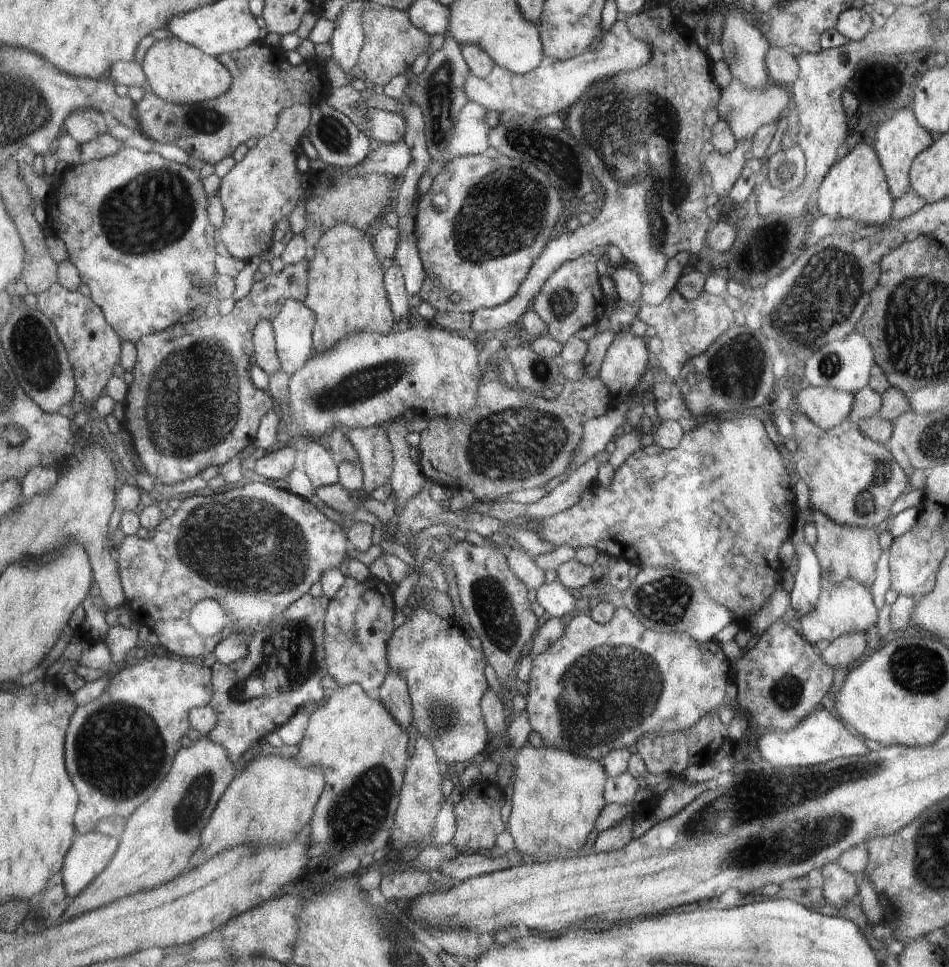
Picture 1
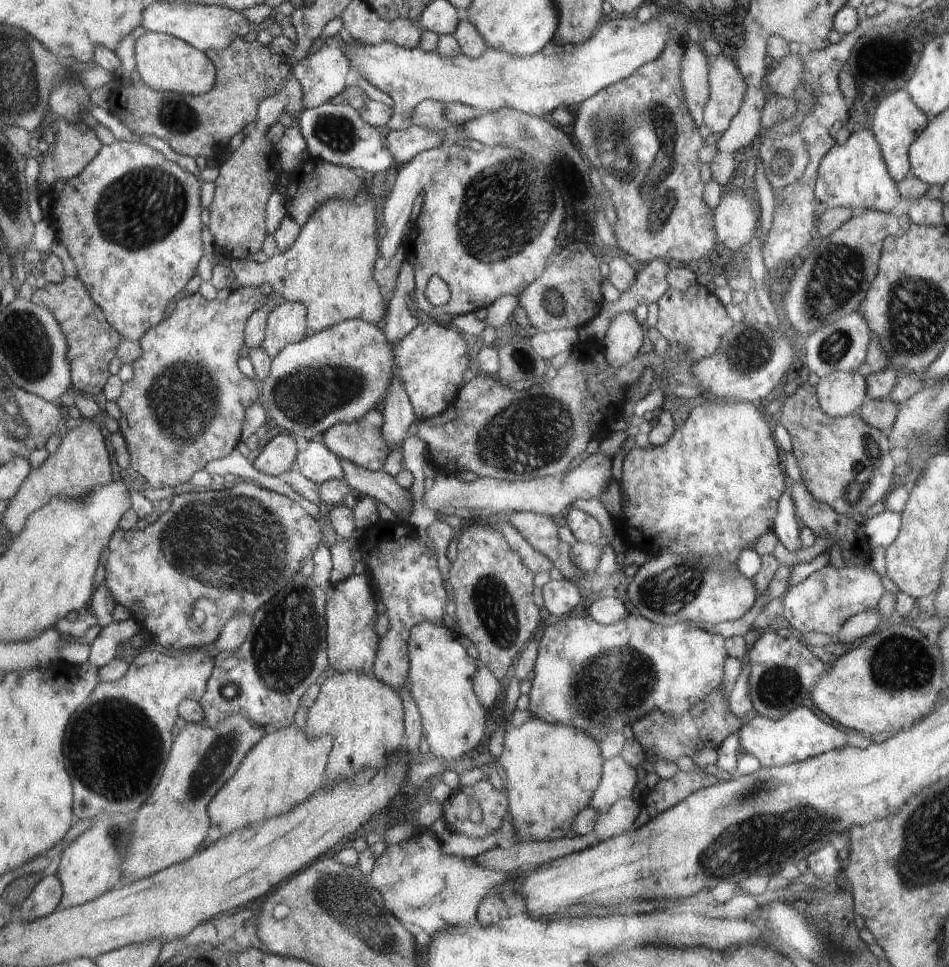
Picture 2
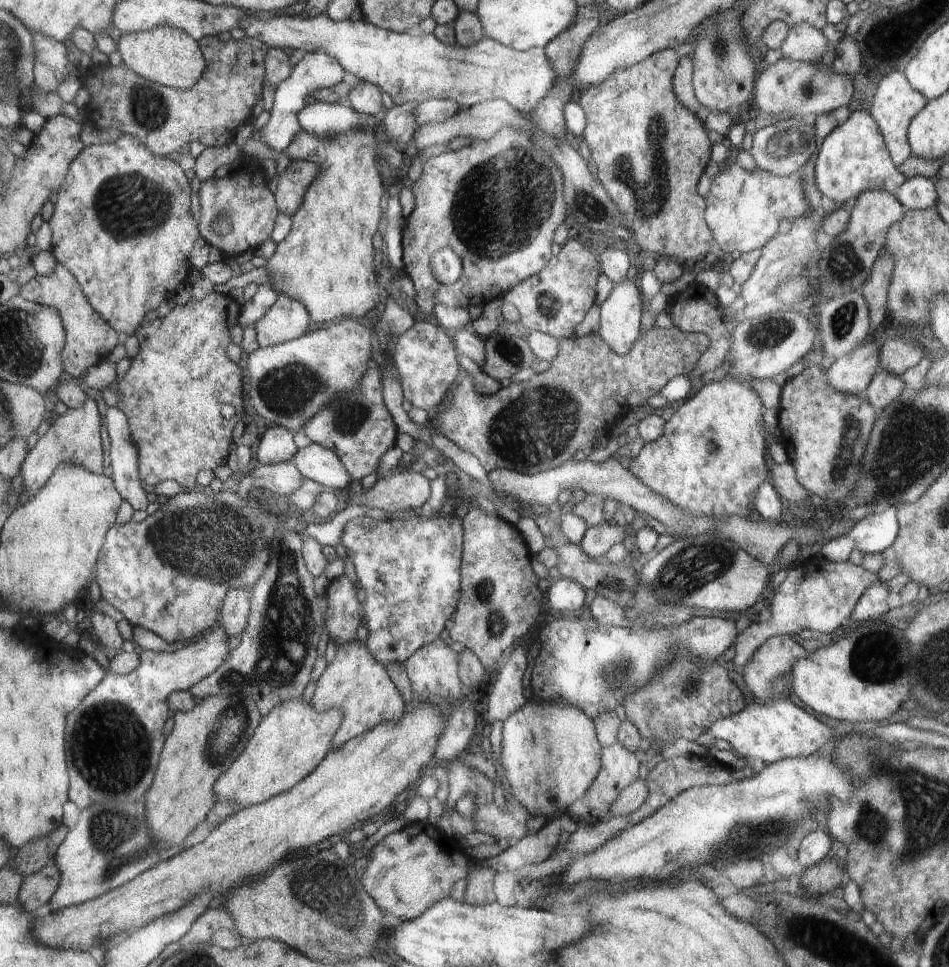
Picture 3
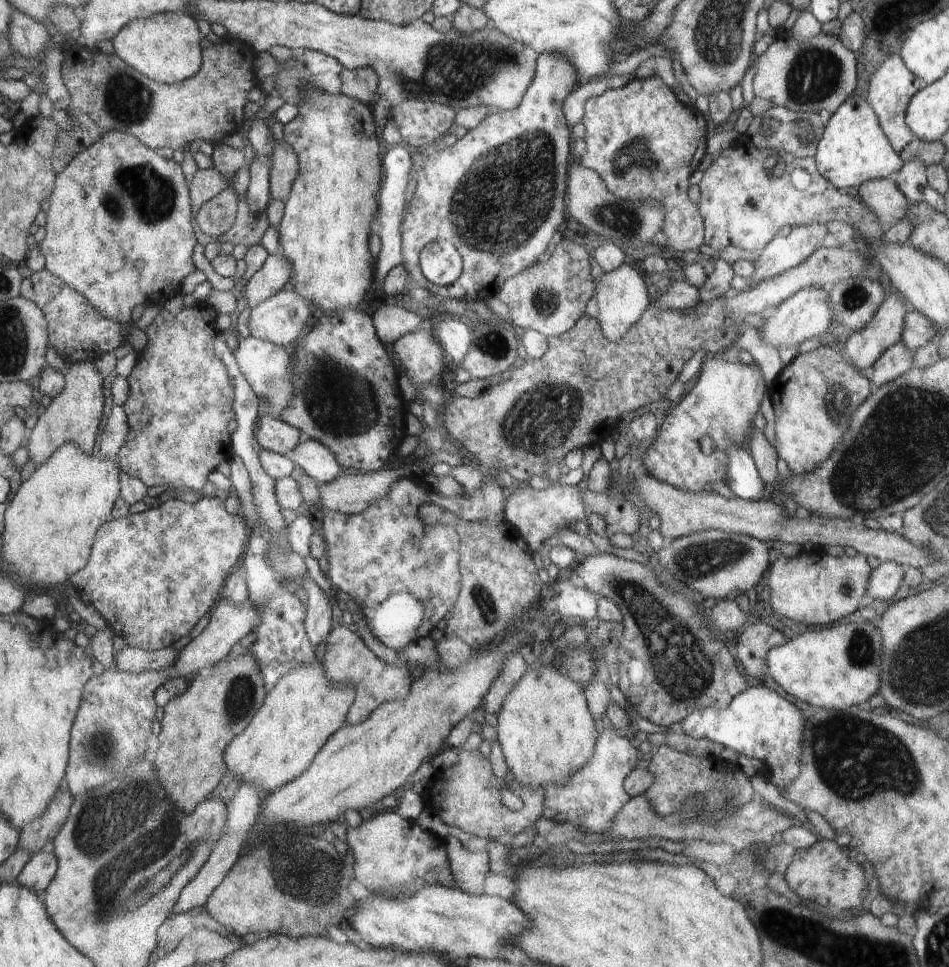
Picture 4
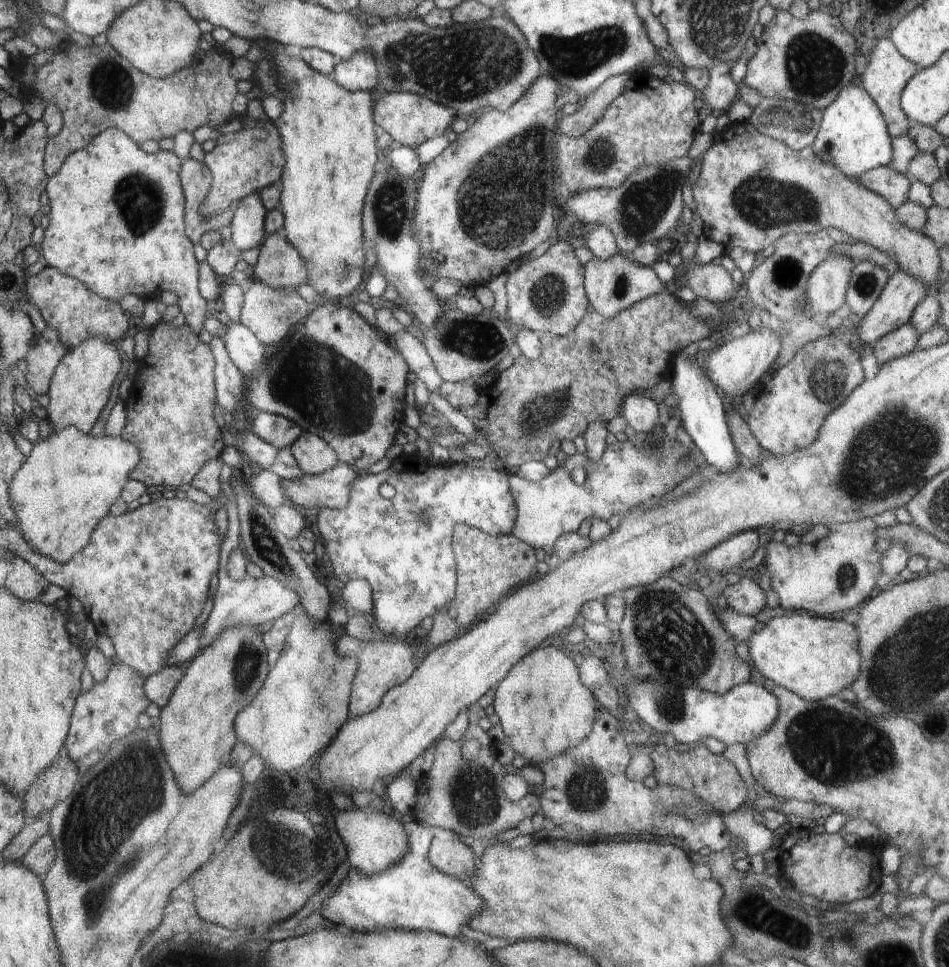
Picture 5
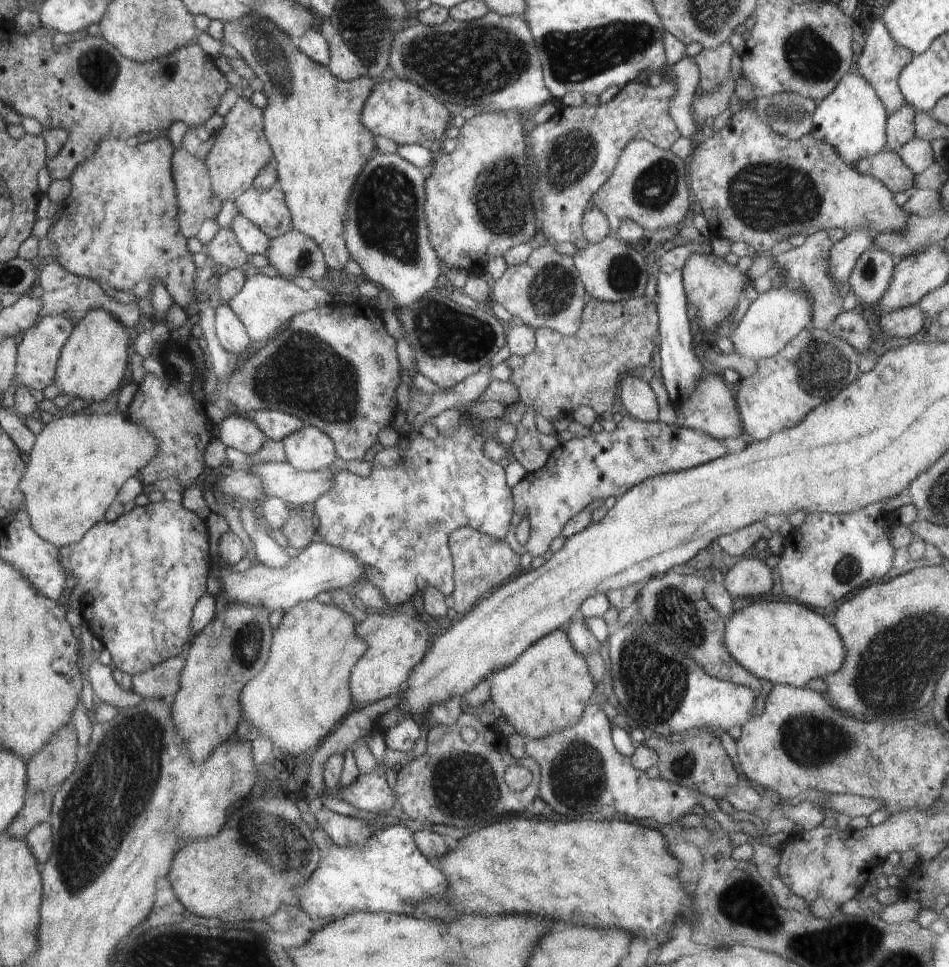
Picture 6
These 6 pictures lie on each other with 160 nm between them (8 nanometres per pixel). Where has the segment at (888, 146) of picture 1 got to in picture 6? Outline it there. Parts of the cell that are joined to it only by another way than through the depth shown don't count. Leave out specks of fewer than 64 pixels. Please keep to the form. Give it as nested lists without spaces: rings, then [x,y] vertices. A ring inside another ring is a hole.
[[[875,19],[868,32],[868,38],[866,38],[857,66],[859,73],[873,86],[888,116],[897,112],[898,108],[906,102],[900,88],[900,77],[902,68],[905,68],[910,60],[913,60],[913,53],[906,46],[898,44],[883,22]]]

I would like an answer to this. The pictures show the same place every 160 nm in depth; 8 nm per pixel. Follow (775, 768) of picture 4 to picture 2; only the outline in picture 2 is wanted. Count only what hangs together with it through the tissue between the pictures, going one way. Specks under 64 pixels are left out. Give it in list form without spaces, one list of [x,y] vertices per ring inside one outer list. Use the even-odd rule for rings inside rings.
[[[807,707],[795,708],[788,715],[776,720],[762,715],[756,716],[741,728],[738,736],[743,750],[753,754],[760,761],[762,767],[779,767],[790,763],[800,763],[813,756],[824,754],[828,750],[844,748],[846,744],[863,749],[869,747],[872,742],[870,738],[860,734],[860,731],[850,732],[846,736],[842,730],[822,722]]]

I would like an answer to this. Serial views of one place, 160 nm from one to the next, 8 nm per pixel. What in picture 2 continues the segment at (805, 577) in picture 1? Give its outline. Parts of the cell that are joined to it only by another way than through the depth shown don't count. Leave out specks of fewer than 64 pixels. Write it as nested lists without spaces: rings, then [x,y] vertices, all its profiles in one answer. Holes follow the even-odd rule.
[[[787,493],[778,499],[777,513],[774,519],[774,532],[786,550],[800,551],[803,546],[800,536],[800,526],[796,507],[792,497]]]

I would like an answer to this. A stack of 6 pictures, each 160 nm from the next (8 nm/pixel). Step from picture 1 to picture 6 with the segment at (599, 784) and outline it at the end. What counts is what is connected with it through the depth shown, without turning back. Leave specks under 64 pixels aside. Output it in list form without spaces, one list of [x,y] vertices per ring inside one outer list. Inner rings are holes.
[[[562,629],[542,636],[538,643],[532,644],[526,652],[522,652],[522,656],[518,656],[518,660],[514,664],[490,674],[490,698],[494,706],[502,711],[508,724],[513,726],[523,738],[530,736],[534,740],[542,740],[550,734],[557,734],[564,728],[574,726],[580,720],[580,716],[582,716],[582,712],[592,696],[594,682],[588,674],[584,656],[582,656],[582,652],[578,652],[574,648],[573,642],[569,640],[567,635],[568,633]]]

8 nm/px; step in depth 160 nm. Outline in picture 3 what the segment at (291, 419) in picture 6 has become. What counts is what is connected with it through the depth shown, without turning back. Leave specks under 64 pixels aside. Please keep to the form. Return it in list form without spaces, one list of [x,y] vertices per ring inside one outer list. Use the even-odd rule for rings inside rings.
[[[265,424],[254,447],[254,455],[261,464],[288,462],[296,453],[296,444],[292,434],[282,426]]]

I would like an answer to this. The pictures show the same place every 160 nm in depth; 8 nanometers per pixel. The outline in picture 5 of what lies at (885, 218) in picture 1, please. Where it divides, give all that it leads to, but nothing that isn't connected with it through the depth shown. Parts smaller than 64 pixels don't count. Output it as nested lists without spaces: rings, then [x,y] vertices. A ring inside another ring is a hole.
[[[859,83],[846,87],[822,112],[819,132],[811,147],[822,160],[834,164],[846,177],[856,180],[872,168],[892,164],[893,142],[886,122],[873,97]]]

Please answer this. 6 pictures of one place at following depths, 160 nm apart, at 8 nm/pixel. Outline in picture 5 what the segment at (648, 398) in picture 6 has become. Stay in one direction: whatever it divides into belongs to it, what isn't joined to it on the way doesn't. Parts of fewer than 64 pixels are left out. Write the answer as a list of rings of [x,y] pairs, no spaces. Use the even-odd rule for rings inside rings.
[[[638,391],[626,394],[623,416],[628,425],[640,435],[652,432],[660,418],[658,408],[652,399],[644,398],[644,394],[638,394]]]

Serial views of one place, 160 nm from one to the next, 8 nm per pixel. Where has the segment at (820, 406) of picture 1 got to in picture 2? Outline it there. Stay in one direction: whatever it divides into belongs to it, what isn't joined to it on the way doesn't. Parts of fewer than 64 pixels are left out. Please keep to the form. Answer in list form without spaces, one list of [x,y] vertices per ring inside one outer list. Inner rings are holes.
[[[834,371],[815,386],[821,409],[833,417],[857,414],[868,396],[865,372]]]

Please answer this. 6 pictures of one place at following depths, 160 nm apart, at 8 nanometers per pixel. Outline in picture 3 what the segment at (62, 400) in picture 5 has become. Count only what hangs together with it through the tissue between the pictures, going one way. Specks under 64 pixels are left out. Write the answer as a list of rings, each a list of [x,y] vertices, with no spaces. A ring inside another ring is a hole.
[[[87,396],[87,401],[81,407],[78,409],[68,409],[64,415],[60,415],[54,426],[50,427],[47,434],[35,442],[23,468],[22,475],[25,489],[28,490],[30,495],[36,494],[50,480],[58,466],[64,463],[69,463],[70,466],[80,465],[90,472],[102,475],[102,458],[104,456],[102,456],[102,444],[100,444],[100,414],[98,414],[98,408],[96,408],[94,399]]]

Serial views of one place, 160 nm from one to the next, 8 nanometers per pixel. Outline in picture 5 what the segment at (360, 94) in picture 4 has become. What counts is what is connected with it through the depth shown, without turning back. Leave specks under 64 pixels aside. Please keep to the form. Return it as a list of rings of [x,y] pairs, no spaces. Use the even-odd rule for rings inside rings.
[[[370,50],[356,52],[350,60],[340,60],[332,73],[338,85],[354,90],[372,90],[378,84],[378,66]]]

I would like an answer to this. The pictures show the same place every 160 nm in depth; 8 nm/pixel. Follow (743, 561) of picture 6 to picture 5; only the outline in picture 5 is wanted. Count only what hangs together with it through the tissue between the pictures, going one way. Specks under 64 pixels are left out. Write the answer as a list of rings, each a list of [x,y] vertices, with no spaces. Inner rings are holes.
[[[743,576],[739,582],[728,585],[723,591],[728,607],[738,614],[754,617],[766,607],[766,594],[752,578]]]

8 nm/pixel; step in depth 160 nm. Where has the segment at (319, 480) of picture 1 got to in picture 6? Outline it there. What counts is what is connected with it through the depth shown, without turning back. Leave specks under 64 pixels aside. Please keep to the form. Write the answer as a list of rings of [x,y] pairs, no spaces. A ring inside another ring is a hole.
[[[308,424],[282,440],[286,460],[298,471],[312,472],[330,468],[337,459],[336,446],[321,429]]]

